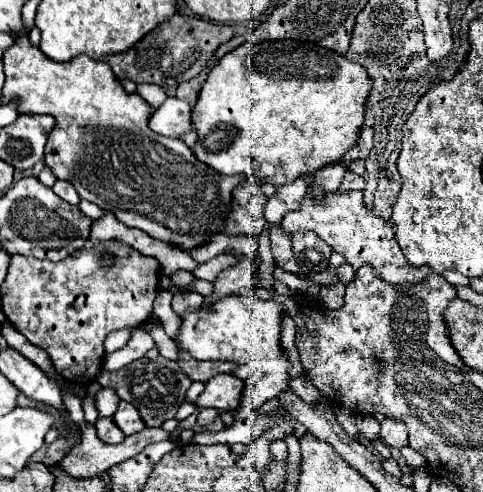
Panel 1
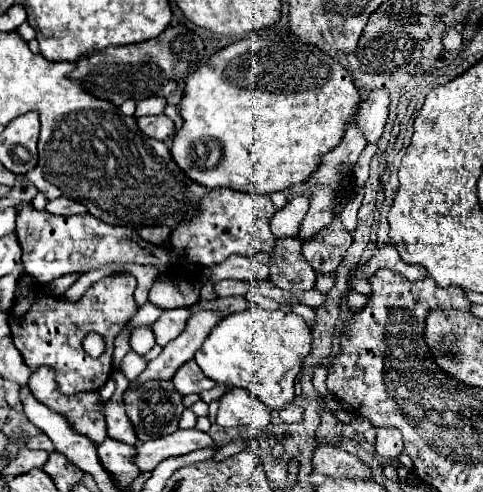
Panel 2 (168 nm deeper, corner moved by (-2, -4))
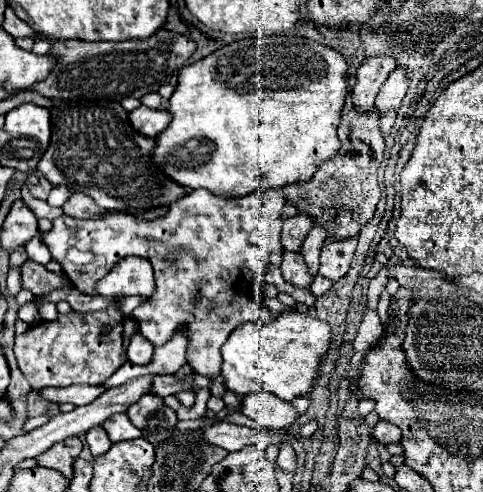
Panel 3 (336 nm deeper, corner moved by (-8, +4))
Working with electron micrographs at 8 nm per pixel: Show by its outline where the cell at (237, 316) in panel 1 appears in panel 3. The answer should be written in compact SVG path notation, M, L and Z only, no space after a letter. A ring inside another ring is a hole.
M300 312L278 314L272 324L242 324L228 336L222 346L222 376L226 390L248 396L266 390L282 400L294 400L298 394L308 394L312 380L318 374L320 356L328 350L328 322Z

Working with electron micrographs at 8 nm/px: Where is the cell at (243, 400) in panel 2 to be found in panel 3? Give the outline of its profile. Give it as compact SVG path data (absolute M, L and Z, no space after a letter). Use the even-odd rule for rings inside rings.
M268 392L248 394L242 400L242 412L268 430L288 428L298 418L298 412L292 402L284 402Z

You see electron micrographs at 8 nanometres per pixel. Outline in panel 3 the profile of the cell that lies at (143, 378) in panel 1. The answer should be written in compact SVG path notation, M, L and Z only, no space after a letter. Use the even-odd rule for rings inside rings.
M144 394L132 408L128 408L126 414L142 432L142 438L154 446L164 442L178 422L176 410L166 406L164 398L158 394Z

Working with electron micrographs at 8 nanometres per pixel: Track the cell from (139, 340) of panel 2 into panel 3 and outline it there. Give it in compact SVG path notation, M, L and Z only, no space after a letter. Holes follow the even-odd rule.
M198 188L186 194L184 198L176 200L170 206L170 212L158 220L146 222L126 212L106 212L106 214L98 214L86 220L60 216L52 222L52 230L40 232L40 238L48 246L52 260L56 260L62 266L62 272L66 274L66 278L72 280L72 284L84 294L94 294L96 280L106 276L110 268L124 256L148 258L156 274L156 292L152 294L150 302L138 306L132 312L132 316L140 324L140 334L146 340L150 340L154 346L160 346L166 340L170 340L176 326L186 324L188 326L188 334L186 334L188 336L188 362L196 372L214 376L210 394L222 396L226 390L220 376L222 344L226 342L230 332L242 322L268 324L274 318L274 314L262 304L262 300L254 300L252 296L260 280L258 278L260 272L268 266L270 254L282 254L282 244L280 244L280 228L284 222L282 208L284 208L282 190L264 190L264 192L252 192L248 196L224 198L204 188Z

